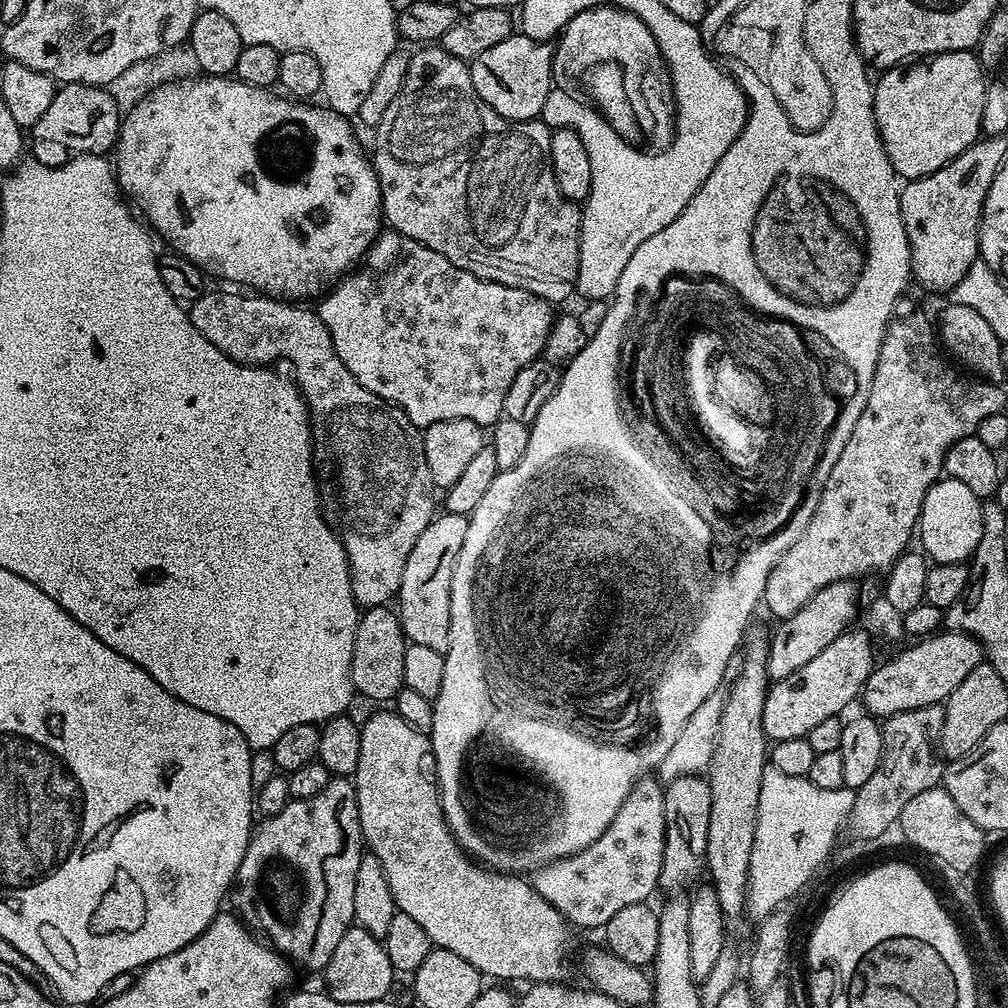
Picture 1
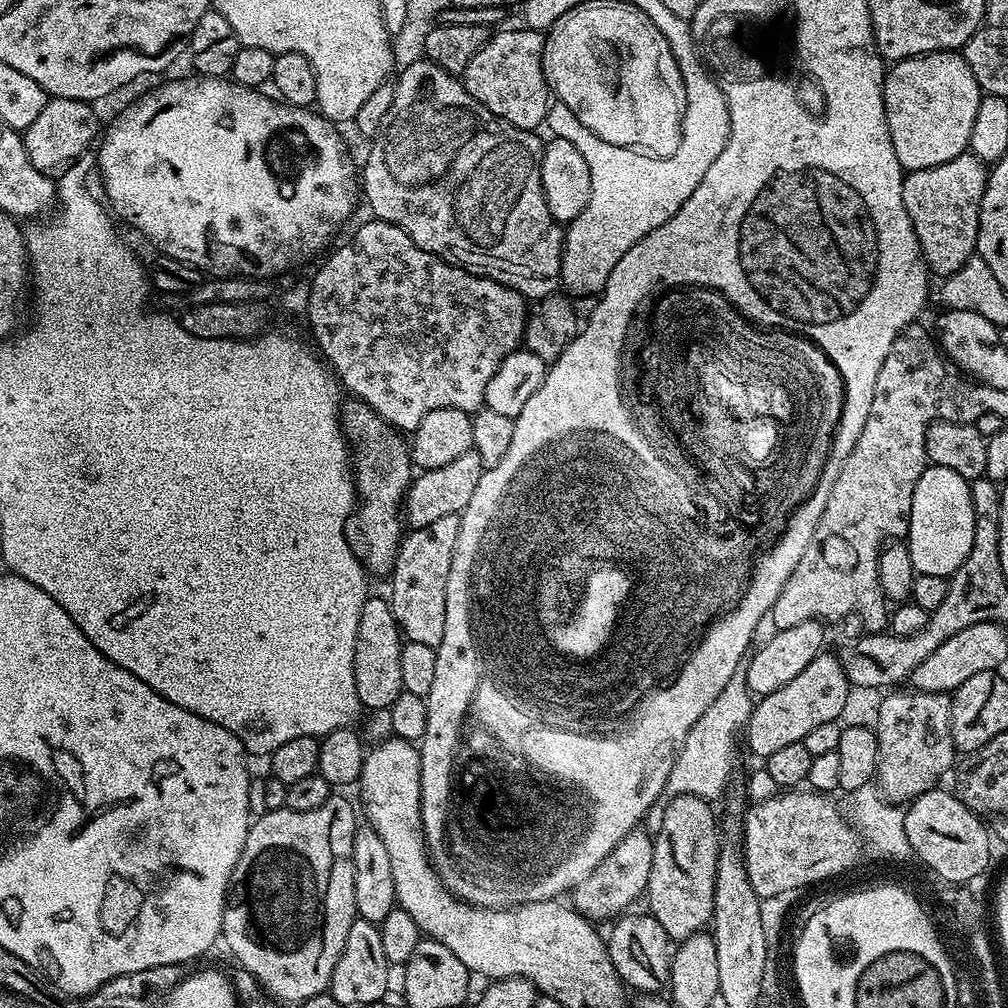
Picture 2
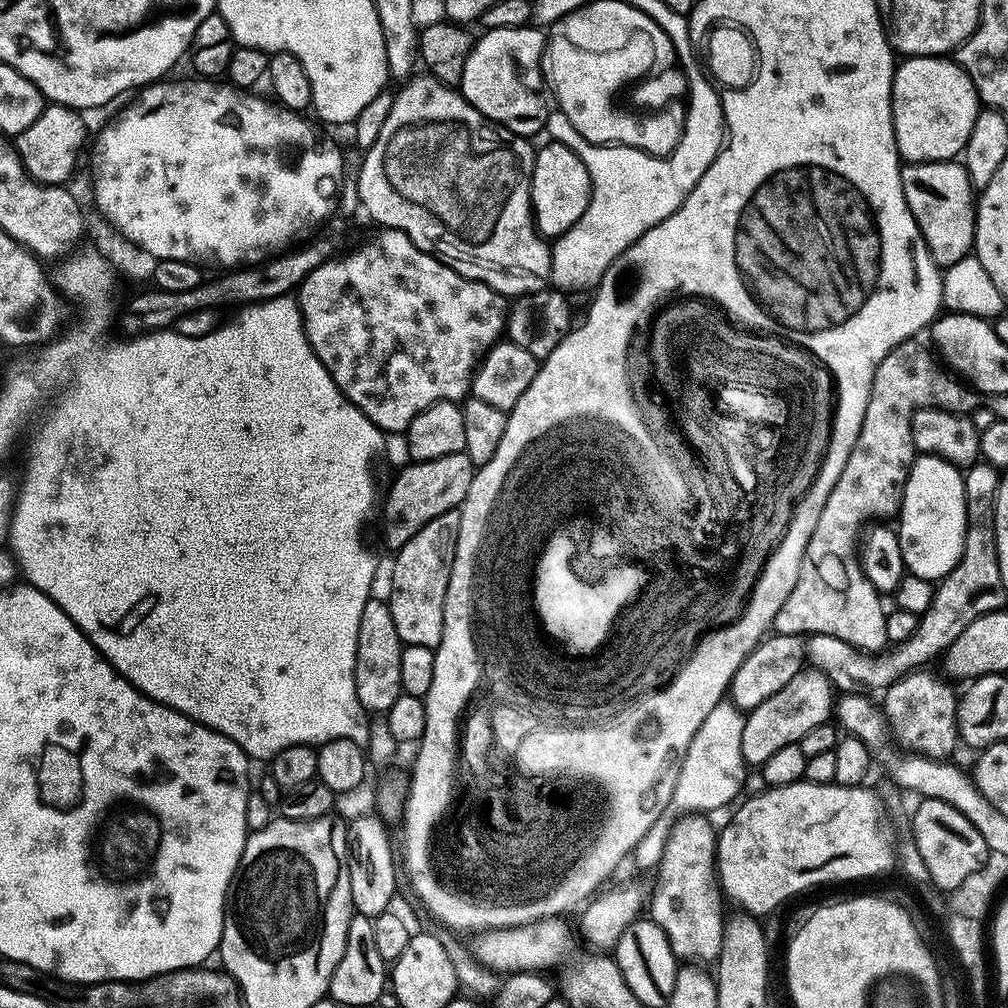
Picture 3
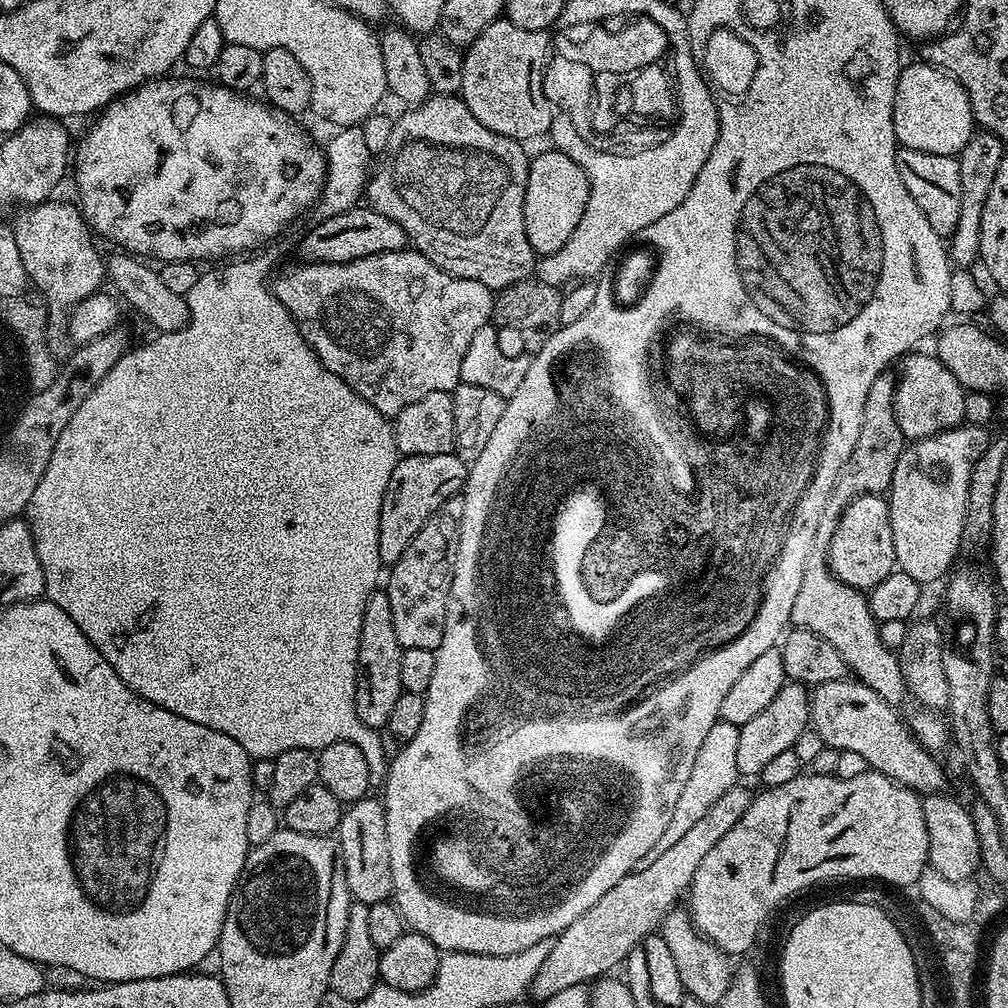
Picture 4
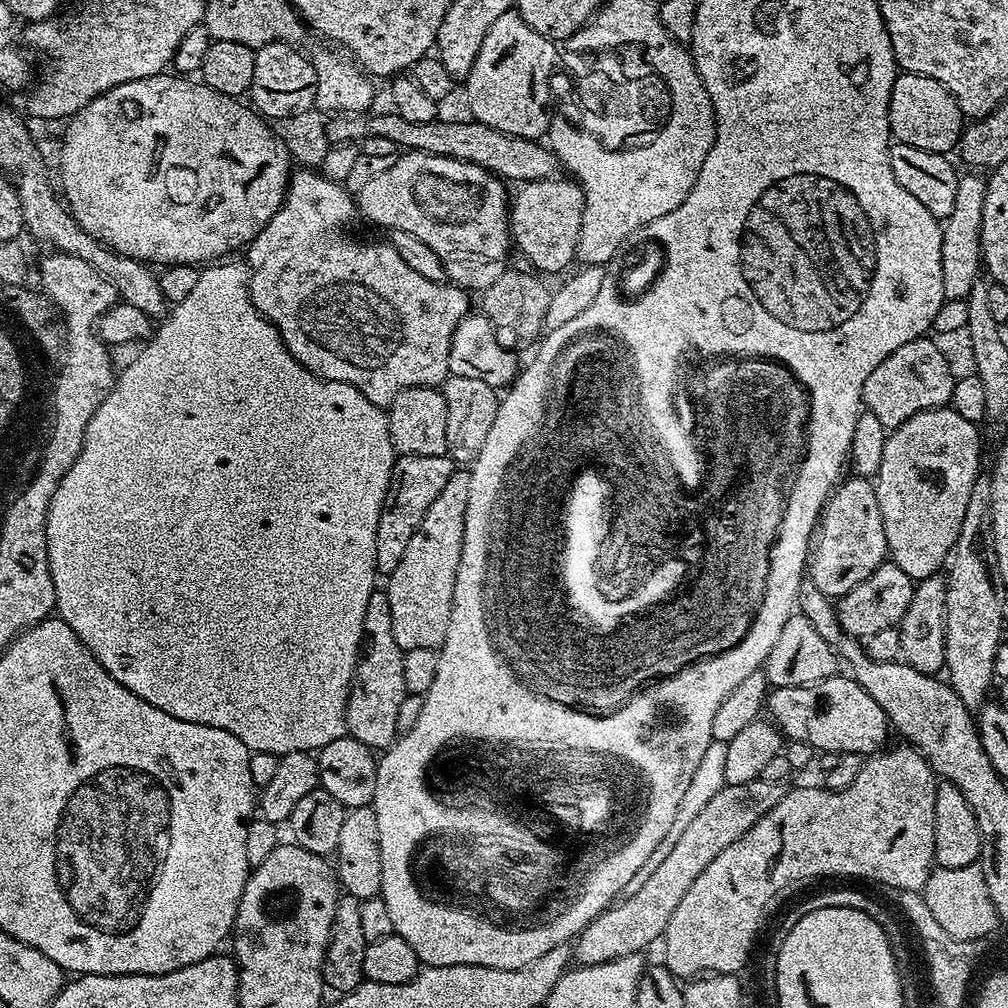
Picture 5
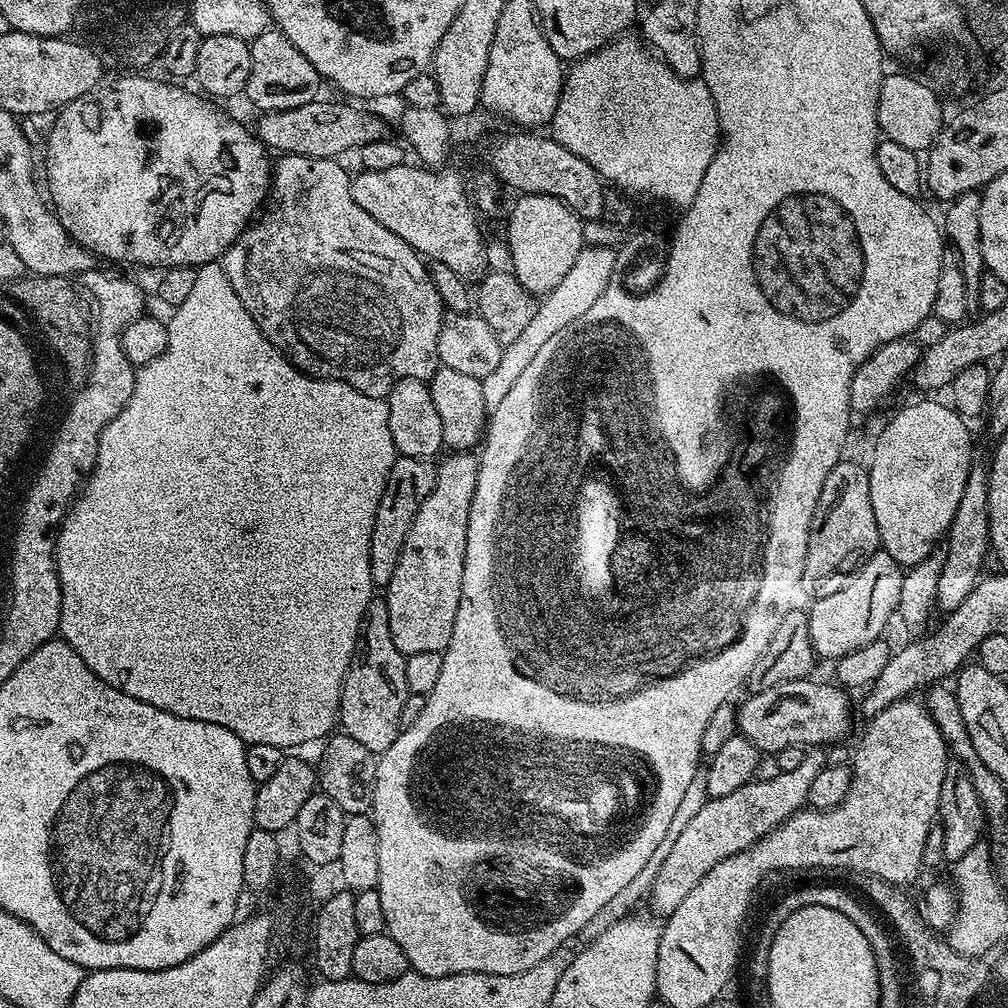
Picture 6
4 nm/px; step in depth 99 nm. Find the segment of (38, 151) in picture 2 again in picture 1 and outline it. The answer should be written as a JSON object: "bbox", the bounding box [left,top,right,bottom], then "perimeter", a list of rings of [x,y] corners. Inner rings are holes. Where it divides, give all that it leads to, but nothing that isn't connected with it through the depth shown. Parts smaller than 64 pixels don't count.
{"bbox":[31,84,122,154],"perimeter":[[[66,84],[57,87],[54,102],[42,118],[31,128],[31,135],[69,148],[72,154],[108,154],[115,149],[116,139],[120,137],[122,111],[109,89],[95,84]]]}

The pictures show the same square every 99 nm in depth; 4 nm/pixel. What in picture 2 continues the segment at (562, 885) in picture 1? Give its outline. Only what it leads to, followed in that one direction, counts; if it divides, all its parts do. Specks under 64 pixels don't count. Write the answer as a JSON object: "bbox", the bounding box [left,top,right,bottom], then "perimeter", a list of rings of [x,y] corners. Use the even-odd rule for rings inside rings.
{"bbox":[570,827,653,922],"perimeter":[[[643,827],[633,828],[630,834],[626,834],[626,838],[622,838],[622,842],[618,842],[618,846],[614,846],[614,850],[610,850],[608,857],[572,889],[570,893],[572,907],[593,922],[608,919],[611,921],[627,913],[635,905],[632,903],[639,896],[641,899],[648,891],[652,841],[653,837]]]}

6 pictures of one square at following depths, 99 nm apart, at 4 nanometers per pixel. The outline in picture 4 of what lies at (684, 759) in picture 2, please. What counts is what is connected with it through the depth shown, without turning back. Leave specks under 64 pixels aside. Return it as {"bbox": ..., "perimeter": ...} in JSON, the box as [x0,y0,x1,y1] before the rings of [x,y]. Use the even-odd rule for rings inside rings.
{"bbox":[636,720,740,869],"perimeter":[[[718,720],[707,731],[706,738],[703,739],[703,744],[699,747],[695,764],[691,768],[688,786],[684,787],[682,794],[679,795],[679,800],[675,804],[674,814],[669,825],[666,826],[665,833],[654,842],[654,848],[638,860],[636,869],[646,869],[651,863],[655,863],[656,859],[662,858],[667,850],[670,850],[675,843],[686,836],[687,831],[696,825],[698,820],[706,814],[706,811],[710,810],[714,802],[721,798],[722,794],[737,785],[740,776],[737,770],[739,737],[739,725],[726,723],[721,720]]]}

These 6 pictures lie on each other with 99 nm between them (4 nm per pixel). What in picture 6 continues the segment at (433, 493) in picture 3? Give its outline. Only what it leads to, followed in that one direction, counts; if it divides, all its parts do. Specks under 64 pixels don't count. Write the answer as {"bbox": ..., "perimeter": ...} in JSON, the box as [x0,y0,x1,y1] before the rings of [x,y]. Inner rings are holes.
{"bbox":[370,455,437,586],"perimeter":[[[397,455],[394,466],[390,466],[390,478],[386,478],[386,490],[382,490],[382,502],[378,502],[378,510],[374,518],[374,534],[370,538],[370,578],[373,585],[387,586],[390,578],[394,578],[394,570],[398,570],[398,558],[402,558],[402,546],[406,546],[406,534],[422,506],[426,502],[426,494],[434,490],[437,465],[431,459],[410,458]]]}

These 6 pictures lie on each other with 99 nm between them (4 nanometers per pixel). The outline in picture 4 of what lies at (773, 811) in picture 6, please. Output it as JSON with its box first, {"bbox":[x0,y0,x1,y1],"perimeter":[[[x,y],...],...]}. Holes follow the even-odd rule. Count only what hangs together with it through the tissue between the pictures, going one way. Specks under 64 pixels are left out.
{"bbox":[530,786,753,1002],"perimeter":[[[742,786],[730,788],[662,858],[656,859],[646,869],[636,869],[622,878],[618,886],[606,890],[606,894],[602,894],[602,898],[598,898],[598,902],[594,902],[594,906],[582,914],[582,918],[566,926],[566,930],[552,940],[552,949],[550,954],[546,954],[546,962],[542,962],[532,979],[530,996],[537,1002],[543,1002],[554,998],[554,994],[562,990],[570,990],[570,986],[595,982],[616,970],[612,968],[619,964],[621,967],[627,961],[630,950],[653,935],[667,912],[677,907],[692,887],[694,870],[698,870],[702,858],[706,858],[707,852],[734,827],[734,822],[746,814],[752,805],[752,798],[753,793],[747,792]]]}

